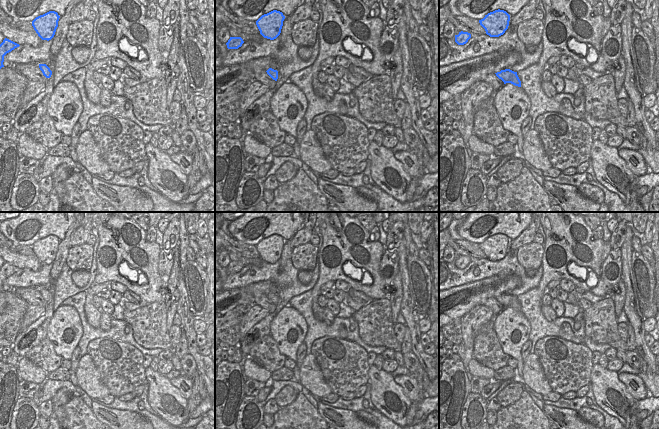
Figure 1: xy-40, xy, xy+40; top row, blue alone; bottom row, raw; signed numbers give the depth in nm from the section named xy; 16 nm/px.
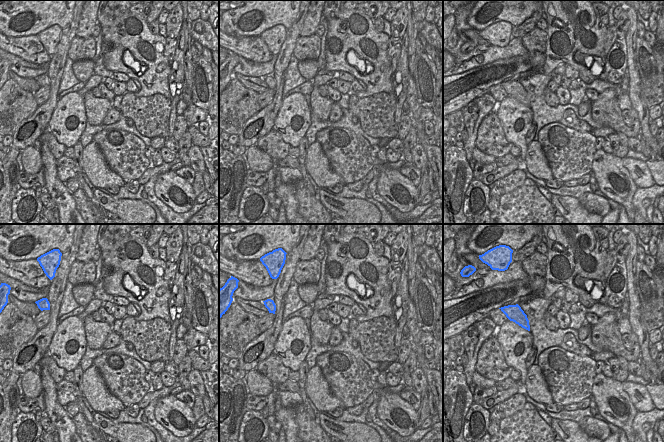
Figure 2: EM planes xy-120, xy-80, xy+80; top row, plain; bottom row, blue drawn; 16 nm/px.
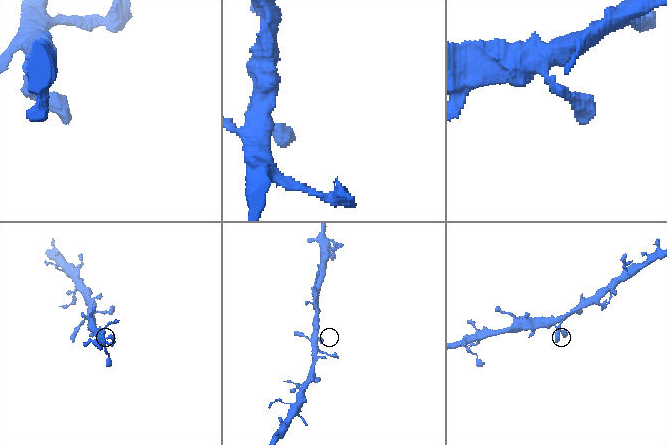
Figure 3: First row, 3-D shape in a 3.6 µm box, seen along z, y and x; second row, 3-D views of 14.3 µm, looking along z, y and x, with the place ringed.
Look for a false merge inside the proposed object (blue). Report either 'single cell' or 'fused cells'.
single cell

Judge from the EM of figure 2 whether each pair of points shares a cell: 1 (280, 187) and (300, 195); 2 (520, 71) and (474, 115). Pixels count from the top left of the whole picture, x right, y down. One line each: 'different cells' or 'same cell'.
1: different cells
2: different cells

